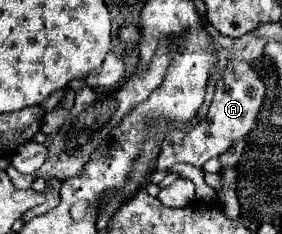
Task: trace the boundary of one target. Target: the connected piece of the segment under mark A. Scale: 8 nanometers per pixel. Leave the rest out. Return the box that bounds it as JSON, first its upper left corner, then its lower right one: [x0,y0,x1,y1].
[156,60,266,170]

